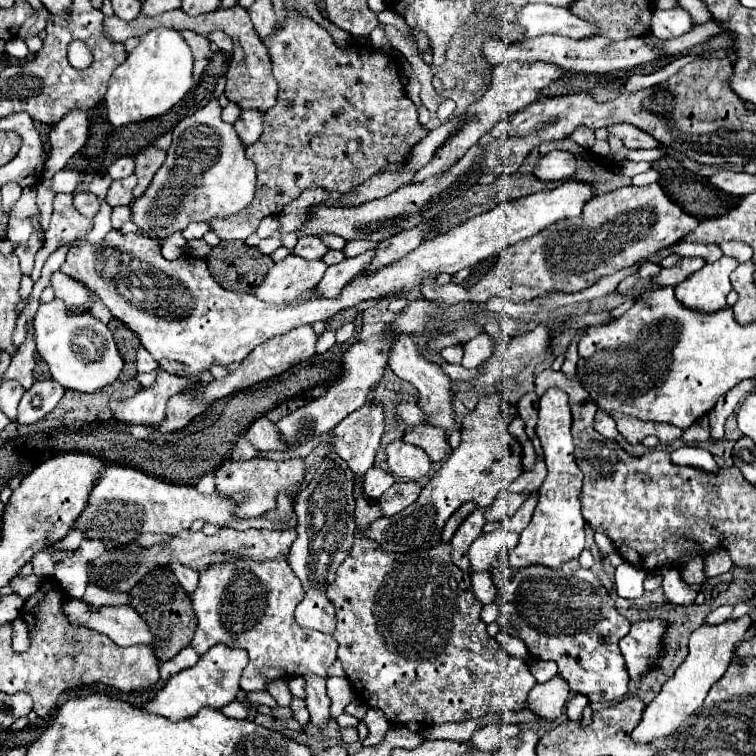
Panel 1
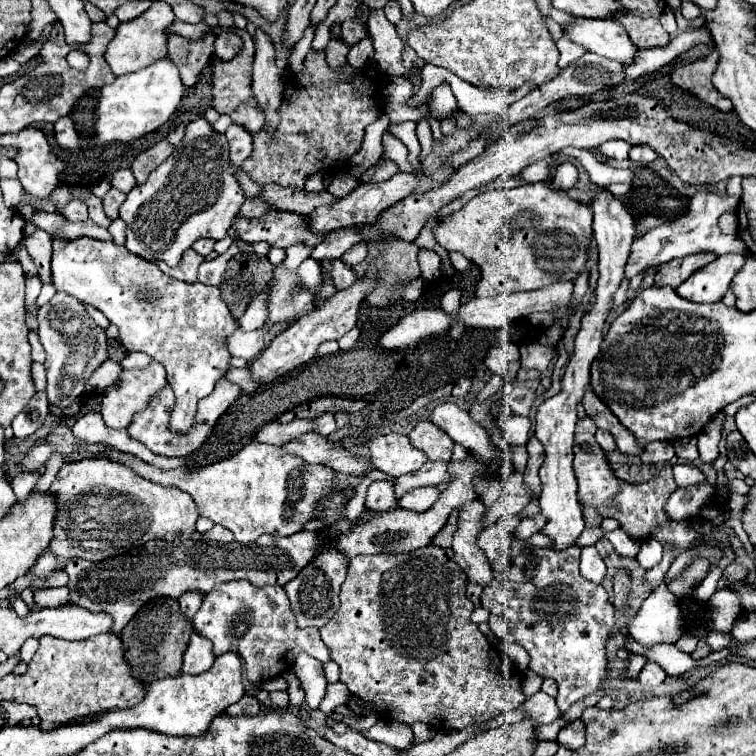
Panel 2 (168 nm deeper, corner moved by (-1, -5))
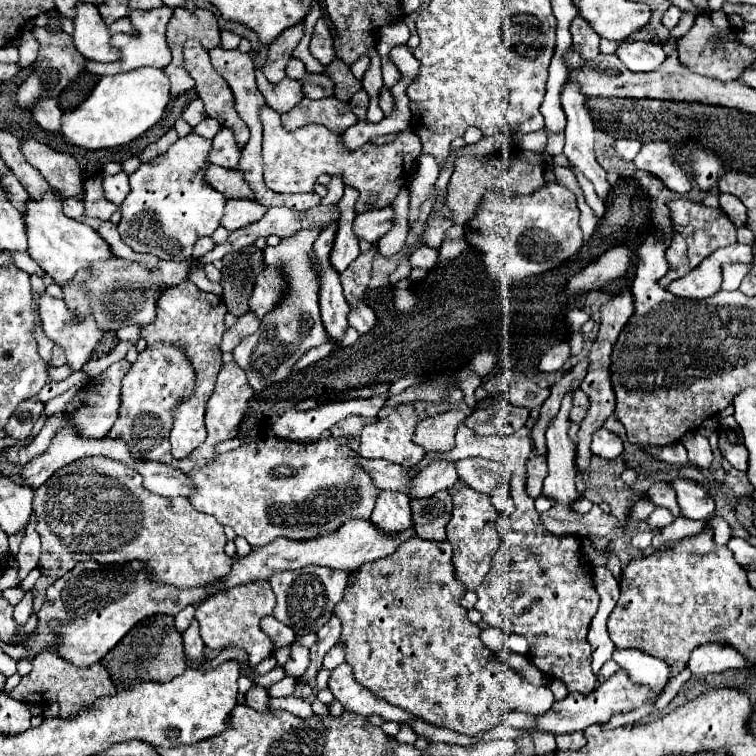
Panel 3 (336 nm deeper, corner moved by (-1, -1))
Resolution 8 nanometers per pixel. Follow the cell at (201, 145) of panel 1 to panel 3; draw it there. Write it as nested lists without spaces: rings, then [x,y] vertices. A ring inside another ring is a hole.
[[[189,133],[181,139],[177,139],[163,155],[141,163],[139,169],[129,175],[131,193],[127,195],[125,203],[121,205],[123,217],[117,225],[117,229],[119,229],[121,241],[127,243],[135,253],[149,253],[149,255],[167,259],[167,261],[187,259],[193,255],[195,241],[203,235],[211,235],[219,227],[227,199],[223,193],[207,187],[207,183],[203,179],[203,167],[207,165],[209,145],[211,145],[211,141],[207,141],[195,133]]]

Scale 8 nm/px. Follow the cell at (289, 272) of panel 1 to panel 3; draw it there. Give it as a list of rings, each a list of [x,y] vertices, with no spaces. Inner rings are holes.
[[[245,313],[243,317],[239,317],[235,321],[233,327],[227,329],[229,337],[223,337],[221,351],[233,351],[245,337],[253,335],[257,329],[259,329],[259,319],[255,319],[255,315],[251,315],[251,313]]]

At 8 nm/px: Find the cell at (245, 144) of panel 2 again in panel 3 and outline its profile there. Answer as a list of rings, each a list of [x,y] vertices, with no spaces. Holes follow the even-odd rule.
[[[223,127],[213,137],[213,143],[211,143],[211,151],[207,155],[207,161],[213,163],[213,165],[221,165],[225,169],[237,169],[239,155],[241,155],[241,149],[237,147],[237,143],[233,139],[233,131],[227,129],[227,127]]]

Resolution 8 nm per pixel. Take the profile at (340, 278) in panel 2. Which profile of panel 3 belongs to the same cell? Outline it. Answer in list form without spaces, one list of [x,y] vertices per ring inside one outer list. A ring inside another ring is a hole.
[[[357,305],[351,313],[349,313],[349,325],[357,329],[359,335],[365,335],[367,331],[371,331],[371,327],[375,327],[377,319],[375,313],[367,307],[367,305]]]

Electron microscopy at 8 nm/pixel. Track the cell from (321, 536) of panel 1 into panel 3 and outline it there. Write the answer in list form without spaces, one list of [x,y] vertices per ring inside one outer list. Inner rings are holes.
[[[303,567],[299,571],[273,573],[269,581],[277,599],[273,617],[291,627],[295,635],[307,635],[311,631],[317,631],[319,627],[323,627],[323,623],[327,623],[327,619],[333,615],[335,605],[343,599],[347,575],[347,571],[337,571],[329,567]]]

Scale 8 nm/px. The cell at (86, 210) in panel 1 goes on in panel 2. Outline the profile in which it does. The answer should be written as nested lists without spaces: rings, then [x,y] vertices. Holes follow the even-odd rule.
[[[71,199],[71,203],[65,207],[65,211],[63,211],[63,215],[69,219],[69,221],[83,221],[83,219],[87,219],[87,203],[85,203],[85,199]]]

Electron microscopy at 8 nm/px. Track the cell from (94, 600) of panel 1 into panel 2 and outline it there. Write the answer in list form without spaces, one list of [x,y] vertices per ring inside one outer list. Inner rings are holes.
[[[53,587],[53,589],[37,589],[33,599],[39,607],[57,607],[57,605],[69,603],[71,595],[69,595],[67,587],[61,587],[61,589]]]

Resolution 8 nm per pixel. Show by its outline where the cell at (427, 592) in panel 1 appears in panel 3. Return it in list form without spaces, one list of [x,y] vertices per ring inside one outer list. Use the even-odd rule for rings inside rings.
[[[411,537],[407,541],[403,541],[397,551],[389,557],[383,557],[383,559],[377,559],[377,561],[371,561],[371,563],[363,563],[357,571],[357,579],[351,587],[345,589],[345,597],[341,599],[341,603],[337,603],[335,607],[335,613],[339,615],[341,623],[343,623],[343,633],[341,633],[341,639],[345,639],[347,643],[347,663],[353,667],[353,675],[355,675],[355,681],[361,683],[363,687],[367,687],[377,699],[383,699],[391,705],[397,705],[413,715],[419,715],[421,719],[427,719],[429,723],[435,723],[435,725],[441,725],[441,727],[447,727],[447,729],[453,729],[457,733],[463,733],[463,735],[481,735],[497,725],[501,725],[507,717],[507,713],[511,711],[523,711],[523,713],[529,713],[529,715],[543,715],[551,709],[551,703],[555,701],[553,699],[553,693],[547,689],[547,687],[537,687],[537,685],[531,685],[529,681],[525,681],[513,667],[505,665],[503,661],[497,659],[497,655],[493,651],[483,651],[483,641],[479,639],[479,625],[471,623],[467,619],[467,609],[463,609],[459,605],[459,599],[463,597],[465,593],[465,587],[455,579],[455,571],[453,571],[453,563],[451,563],[451,545],[447,541],[425,541],[425,539],[419,539],[419,537]]]

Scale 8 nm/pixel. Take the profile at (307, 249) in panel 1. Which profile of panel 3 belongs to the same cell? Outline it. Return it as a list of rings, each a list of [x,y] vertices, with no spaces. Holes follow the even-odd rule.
[[[393,207],[367,211],[367,213],[355,217],[355,223],[353,223],[355,235],[359,239],[365,239],[369,243],[375,243],[377,239],[381,239],[393,227],[393,221],[395,221]]]

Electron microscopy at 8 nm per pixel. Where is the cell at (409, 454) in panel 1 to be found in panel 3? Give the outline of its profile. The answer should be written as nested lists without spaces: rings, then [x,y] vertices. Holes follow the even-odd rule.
[[[401,403],[395,411],[391,411],[387,417],[383,419],[377,419],[373,423],[367,423],[363,427],[363,433],[359,437],[359,455],[363,459],[387,459],[391,463],[397,463],[397,465],[405,465],[405,467],[413,467],[417,465],[423,457],[425,457],[425,451],[423,447],[415,445],[411,441],[413,437],[413,431],[419,423],[419,417],[417,417],[417,411],[411,403]]]

